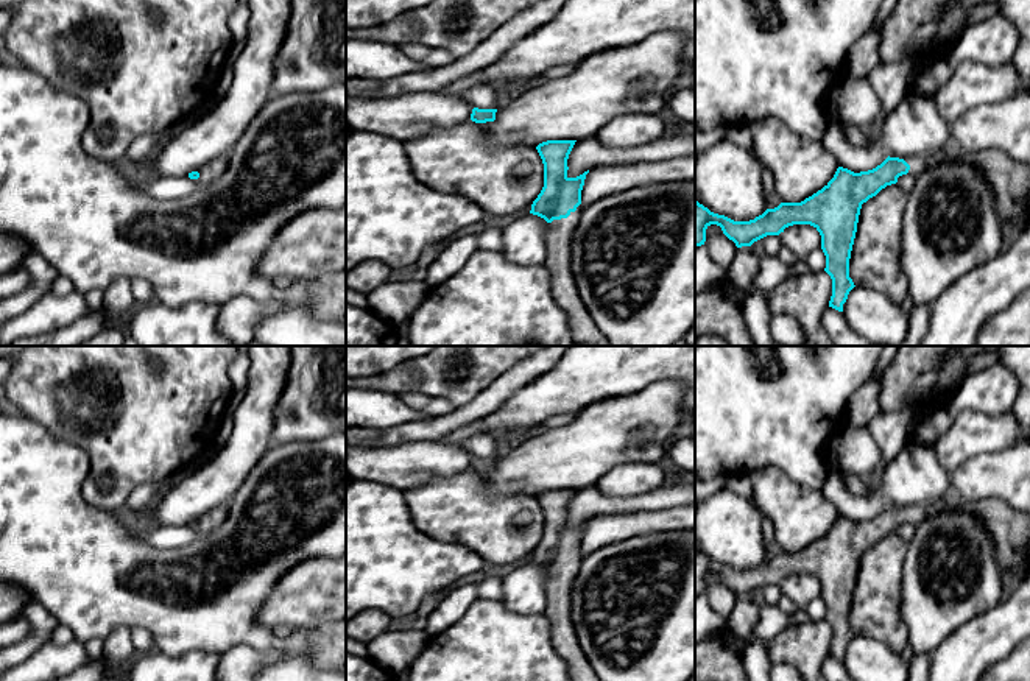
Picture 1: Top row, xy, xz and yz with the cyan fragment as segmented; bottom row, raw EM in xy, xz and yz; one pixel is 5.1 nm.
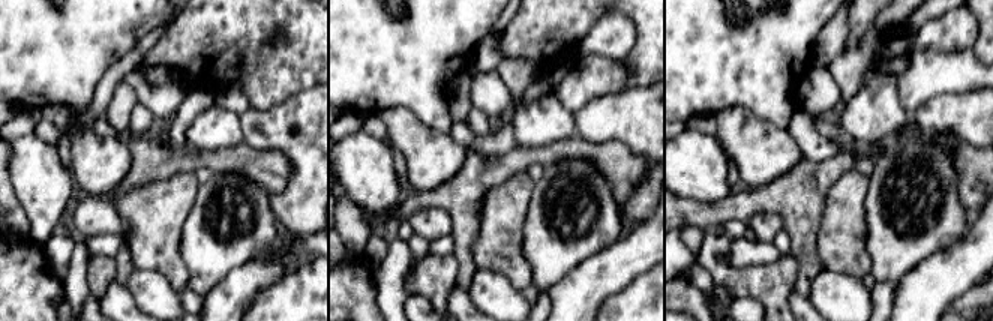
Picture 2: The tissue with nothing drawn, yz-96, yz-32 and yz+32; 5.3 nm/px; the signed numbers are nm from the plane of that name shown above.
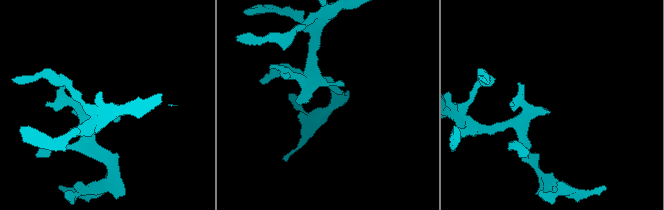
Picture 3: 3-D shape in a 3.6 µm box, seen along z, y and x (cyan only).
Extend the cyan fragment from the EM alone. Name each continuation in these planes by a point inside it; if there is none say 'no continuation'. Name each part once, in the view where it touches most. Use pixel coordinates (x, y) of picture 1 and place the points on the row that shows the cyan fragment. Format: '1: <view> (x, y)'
1: xz (585, 331)

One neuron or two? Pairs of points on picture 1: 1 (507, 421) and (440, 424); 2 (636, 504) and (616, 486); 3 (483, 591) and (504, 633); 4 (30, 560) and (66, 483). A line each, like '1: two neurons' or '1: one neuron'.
1: two neurons
2: two neurons
3: two neurons
4: one neuron

